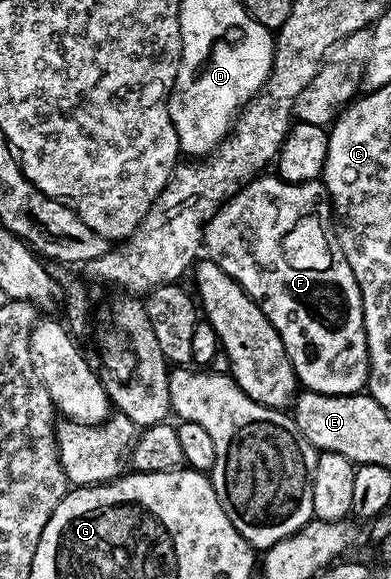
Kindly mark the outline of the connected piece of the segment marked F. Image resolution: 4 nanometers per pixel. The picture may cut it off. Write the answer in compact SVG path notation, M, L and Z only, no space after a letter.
M276 173L257 175L209 222L203 247L208 258L231 276L275 325L302 388L324 395L355 395L368 384L369 350L361 290L351 265L347 265L339 219L324 182L288 183Z

